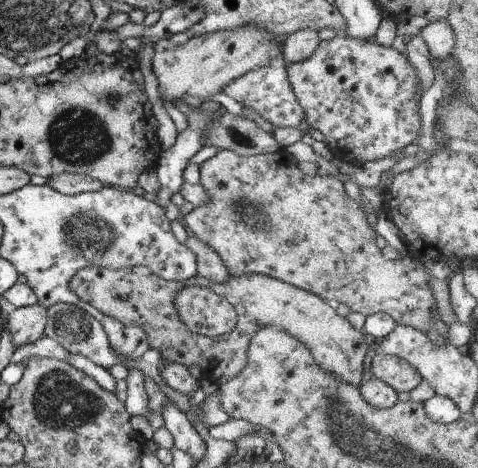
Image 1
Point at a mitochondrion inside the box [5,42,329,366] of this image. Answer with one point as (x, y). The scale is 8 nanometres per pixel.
(76, 136)

